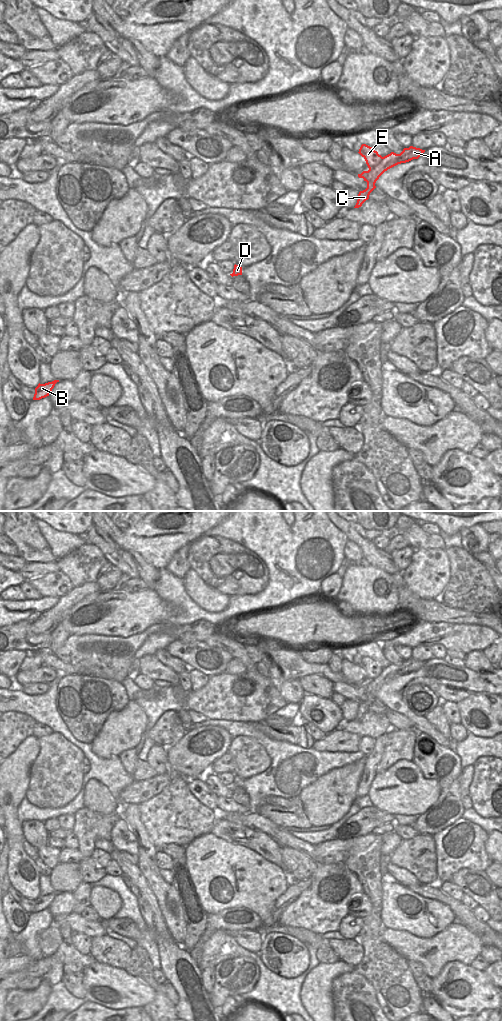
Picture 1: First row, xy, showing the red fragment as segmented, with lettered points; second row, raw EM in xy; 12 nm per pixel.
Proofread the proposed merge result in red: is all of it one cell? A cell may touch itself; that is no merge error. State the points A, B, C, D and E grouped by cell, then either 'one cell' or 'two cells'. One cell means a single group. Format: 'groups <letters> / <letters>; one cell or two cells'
groups A B C D / E; two cells

